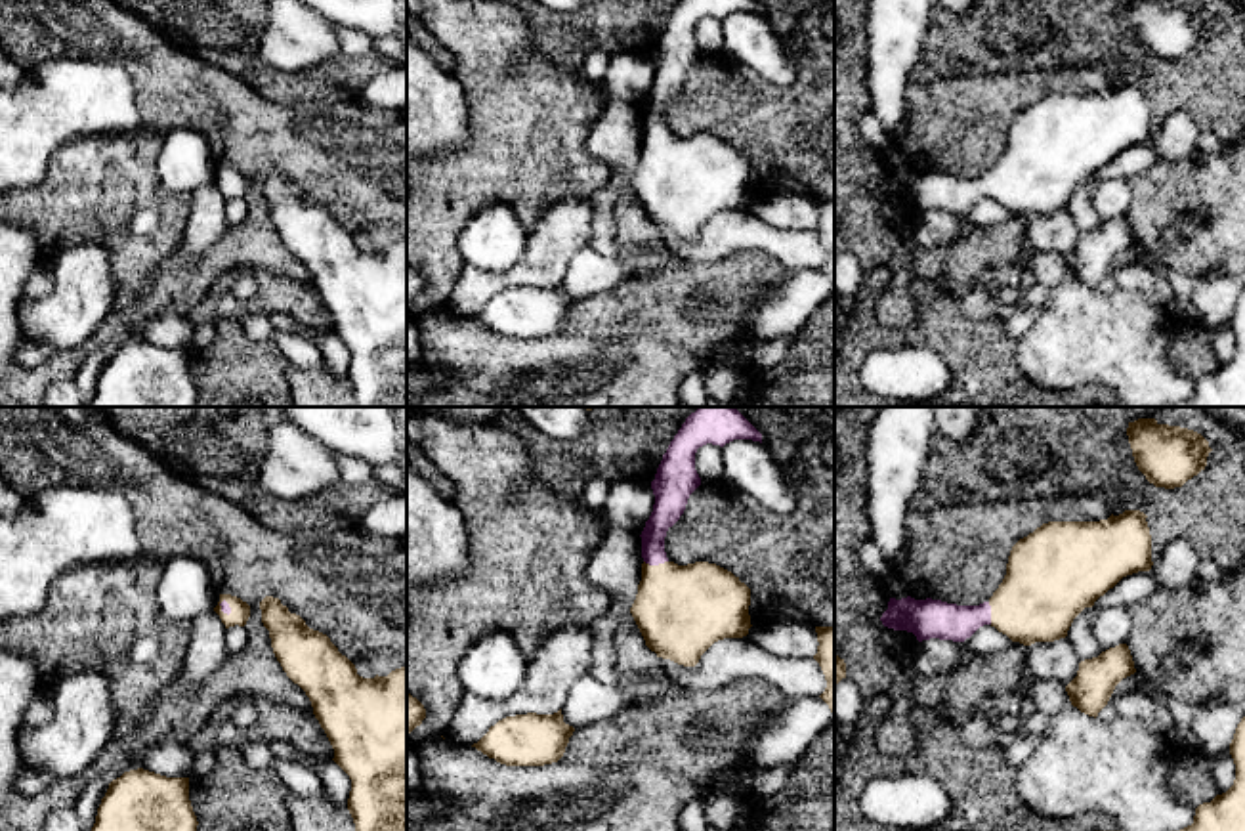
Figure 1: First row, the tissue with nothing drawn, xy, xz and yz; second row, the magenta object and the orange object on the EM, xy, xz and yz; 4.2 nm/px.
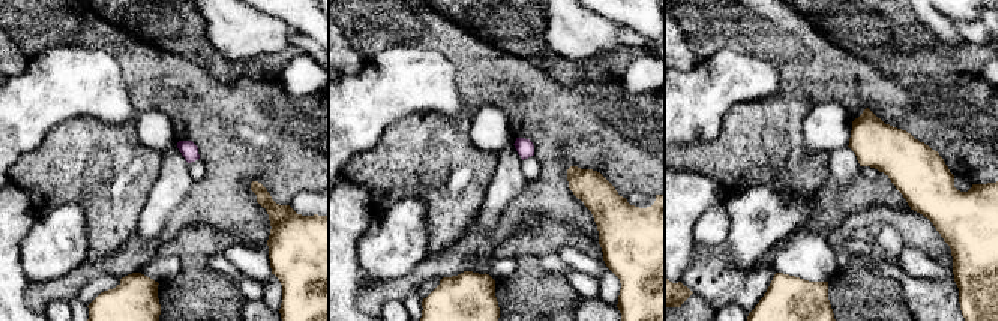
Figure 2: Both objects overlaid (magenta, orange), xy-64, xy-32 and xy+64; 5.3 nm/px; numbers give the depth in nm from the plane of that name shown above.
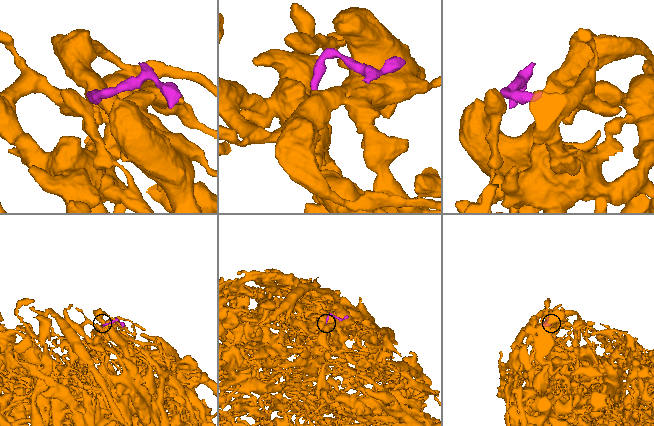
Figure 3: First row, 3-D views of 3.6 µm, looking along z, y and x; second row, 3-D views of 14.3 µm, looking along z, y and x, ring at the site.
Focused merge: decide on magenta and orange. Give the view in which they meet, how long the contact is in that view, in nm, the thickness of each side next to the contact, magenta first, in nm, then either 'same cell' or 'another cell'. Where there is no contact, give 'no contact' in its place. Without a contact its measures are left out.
meets magenta in xz; contact 100 nm long; 120 nm thick on the magenta side, 380 nm on the other; same cell

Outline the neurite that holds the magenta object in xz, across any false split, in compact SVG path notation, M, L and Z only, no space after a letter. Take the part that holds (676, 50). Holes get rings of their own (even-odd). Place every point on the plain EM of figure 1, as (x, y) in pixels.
M680 0L670 13L657 40L651 61L655 76L642 103L642 153L630 185L645 212L645 218L657 229L670 231L684 239L695 239L701 227L718 212L743 210L749 206L750 160L731 143L708 136L695 134L678 138L666 130L666 103L680 92L689 67L701 57L695 42L695 25L699 19L712 15L724 19L733 11L752 11L762 15L762 6L756 0Z

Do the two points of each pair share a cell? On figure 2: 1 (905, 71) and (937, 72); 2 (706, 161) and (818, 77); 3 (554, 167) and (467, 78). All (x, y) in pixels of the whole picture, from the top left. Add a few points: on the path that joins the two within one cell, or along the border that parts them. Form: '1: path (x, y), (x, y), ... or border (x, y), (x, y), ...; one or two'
1: path (913, 71), (929, 71); one
2: border (782, 92), (805, 95), (812, 104); two
3: path (551, 138), (495, 83); one

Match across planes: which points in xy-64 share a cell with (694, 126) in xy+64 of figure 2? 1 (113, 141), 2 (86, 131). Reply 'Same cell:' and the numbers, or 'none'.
Same cell: none

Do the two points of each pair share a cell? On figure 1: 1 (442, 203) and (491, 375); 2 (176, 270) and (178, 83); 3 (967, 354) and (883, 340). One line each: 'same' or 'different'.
1: different
2: same
3: same

